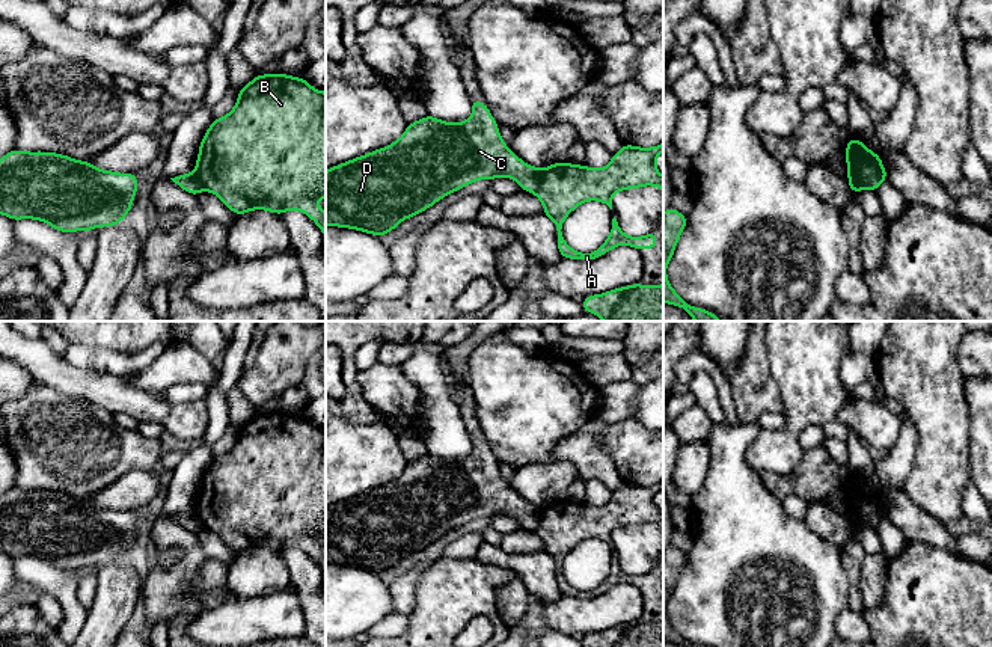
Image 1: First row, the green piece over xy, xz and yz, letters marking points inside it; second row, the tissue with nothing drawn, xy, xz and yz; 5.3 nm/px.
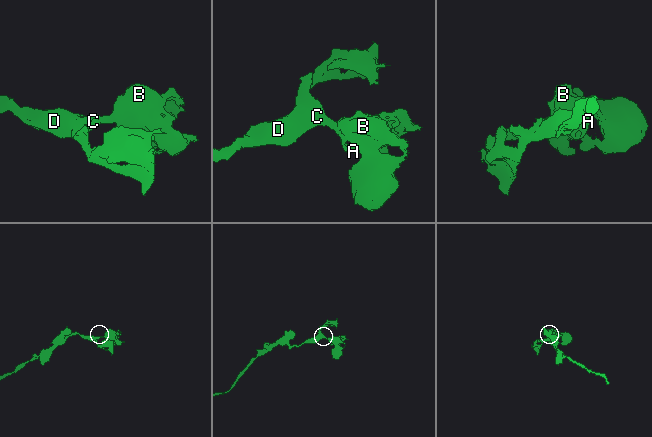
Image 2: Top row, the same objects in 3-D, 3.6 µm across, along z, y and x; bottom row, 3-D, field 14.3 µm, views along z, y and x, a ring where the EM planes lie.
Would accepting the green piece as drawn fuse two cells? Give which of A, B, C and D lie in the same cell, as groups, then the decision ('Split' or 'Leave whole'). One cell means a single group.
Groups: A B / C D. Split

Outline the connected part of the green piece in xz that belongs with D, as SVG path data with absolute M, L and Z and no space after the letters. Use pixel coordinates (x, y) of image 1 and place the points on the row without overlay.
M472 437L472 454L458 461L425 454L409 461L404 472L383 487L333 504L326 510L326 564L363 569L381 575L446 532L478 517L505 514L535 531L540 507L522 499L501 477L488 445Z

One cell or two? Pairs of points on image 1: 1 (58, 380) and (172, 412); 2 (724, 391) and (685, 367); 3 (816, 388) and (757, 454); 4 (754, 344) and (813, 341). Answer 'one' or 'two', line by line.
1: one
2: one
3: one
4: two

